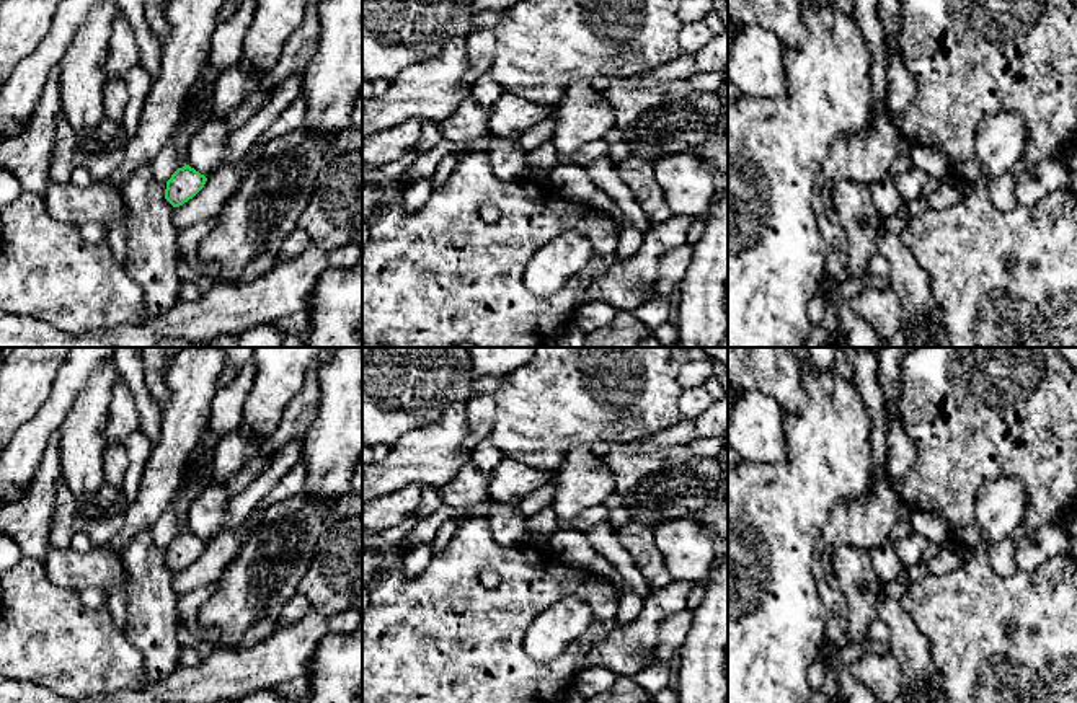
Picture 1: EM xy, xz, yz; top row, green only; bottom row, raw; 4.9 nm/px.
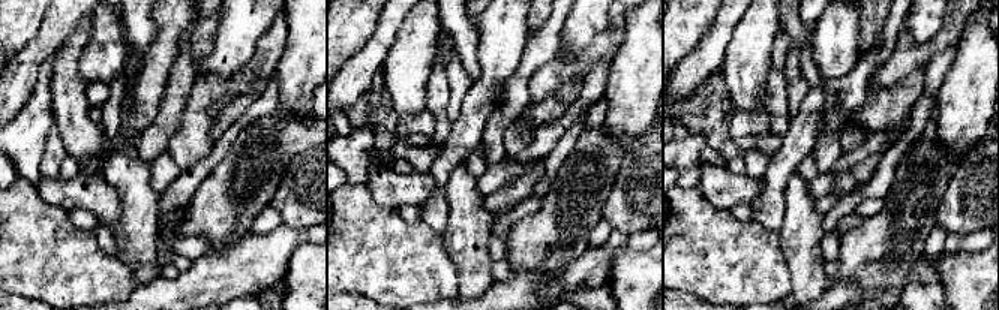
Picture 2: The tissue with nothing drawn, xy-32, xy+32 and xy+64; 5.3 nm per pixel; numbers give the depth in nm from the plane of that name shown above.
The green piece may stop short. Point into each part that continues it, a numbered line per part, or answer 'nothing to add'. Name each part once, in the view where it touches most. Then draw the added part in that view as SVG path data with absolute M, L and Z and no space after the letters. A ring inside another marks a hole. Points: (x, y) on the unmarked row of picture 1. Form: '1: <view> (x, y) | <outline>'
nothing to add

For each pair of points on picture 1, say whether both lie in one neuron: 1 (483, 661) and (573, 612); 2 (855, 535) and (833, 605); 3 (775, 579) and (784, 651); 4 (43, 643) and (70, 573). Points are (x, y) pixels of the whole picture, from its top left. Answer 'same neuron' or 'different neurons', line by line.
1: different neurons
2: same neuron
3: same neuron
4: different neurons

